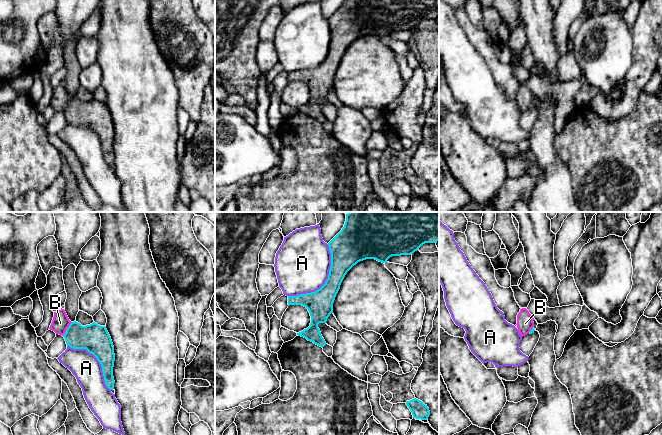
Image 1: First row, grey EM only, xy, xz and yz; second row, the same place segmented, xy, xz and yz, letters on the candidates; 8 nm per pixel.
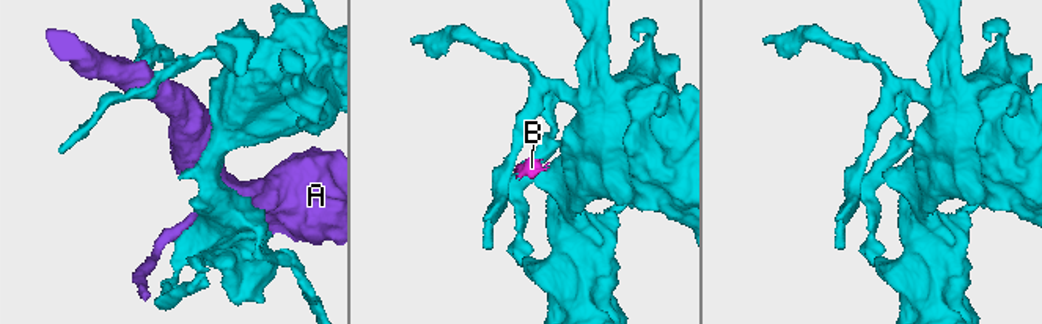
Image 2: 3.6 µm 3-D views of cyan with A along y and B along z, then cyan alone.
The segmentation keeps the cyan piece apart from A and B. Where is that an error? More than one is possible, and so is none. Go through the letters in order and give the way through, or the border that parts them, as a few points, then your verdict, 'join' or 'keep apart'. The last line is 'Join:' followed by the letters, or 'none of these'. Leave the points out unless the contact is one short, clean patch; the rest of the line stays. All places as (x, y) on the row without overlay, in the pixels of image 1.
A: keep apart
B: border xy (72, 98), (62, 111); keep apart
Join: none of these

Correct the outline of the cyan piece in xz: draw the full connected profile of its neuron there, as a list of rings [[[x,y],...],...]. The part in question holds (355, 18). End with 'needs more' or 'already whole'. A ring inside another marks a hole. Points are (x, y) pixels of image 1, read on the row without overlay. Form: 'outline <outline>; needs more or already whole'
outline [[[344,0],[342,6],[328,19],[331,29],[331,43],[325,60],[315,68],[288,72],[288,81],[302,81],[311,92],[307,105],[297,109],[314,120],[324,123],[326,118],[318,104],[319,99],[326,99],[333,89],[333,79],[340,61],[347,48],[358,38],[375,35],[386,39],[392,32],[411,31],[425,19],[437,19],[439,0]]]; already whole

